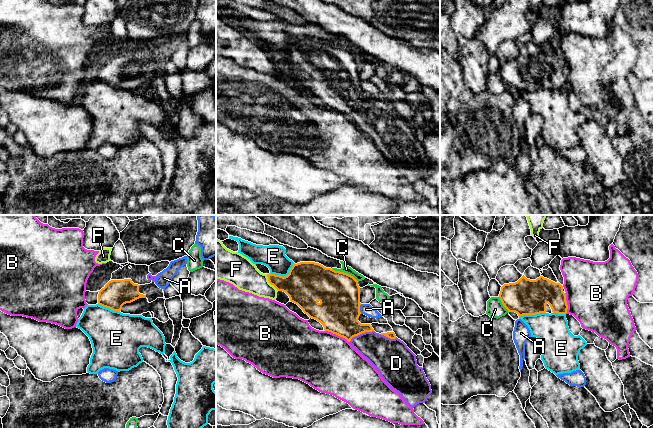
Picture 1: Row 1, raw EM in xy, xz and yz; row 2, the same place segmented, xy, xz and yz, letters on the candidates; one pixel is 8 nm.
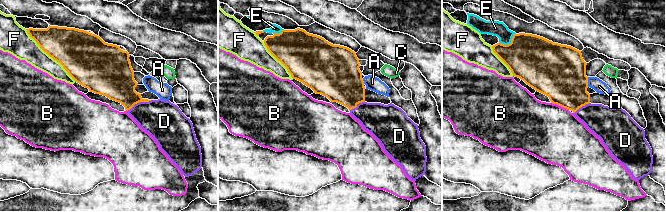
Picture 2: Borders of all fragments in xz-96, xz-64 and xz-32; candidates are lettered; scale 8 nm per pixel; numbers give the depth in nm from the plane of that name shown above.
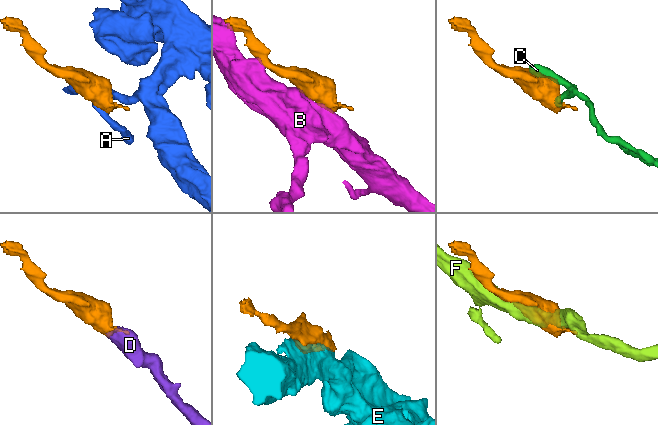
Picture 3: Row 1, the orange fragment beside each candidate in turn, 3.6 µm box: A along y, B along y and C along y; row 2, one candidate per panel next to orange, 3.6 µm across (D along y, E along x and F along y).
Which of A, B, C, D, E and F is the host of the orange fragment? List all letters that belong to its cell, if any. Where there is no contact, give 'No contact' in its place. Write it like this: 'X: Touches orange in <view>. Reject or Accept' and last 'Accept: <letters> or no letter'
A: Touches orange in xz. Reject
B: Touches orange in xz. Reject
C: Touches orange in xz. Reject
D: Touches orange in xz. Accept
E: Touches orange in xz. Reject
F: Touches orange in xz. Reject
Accept: D

